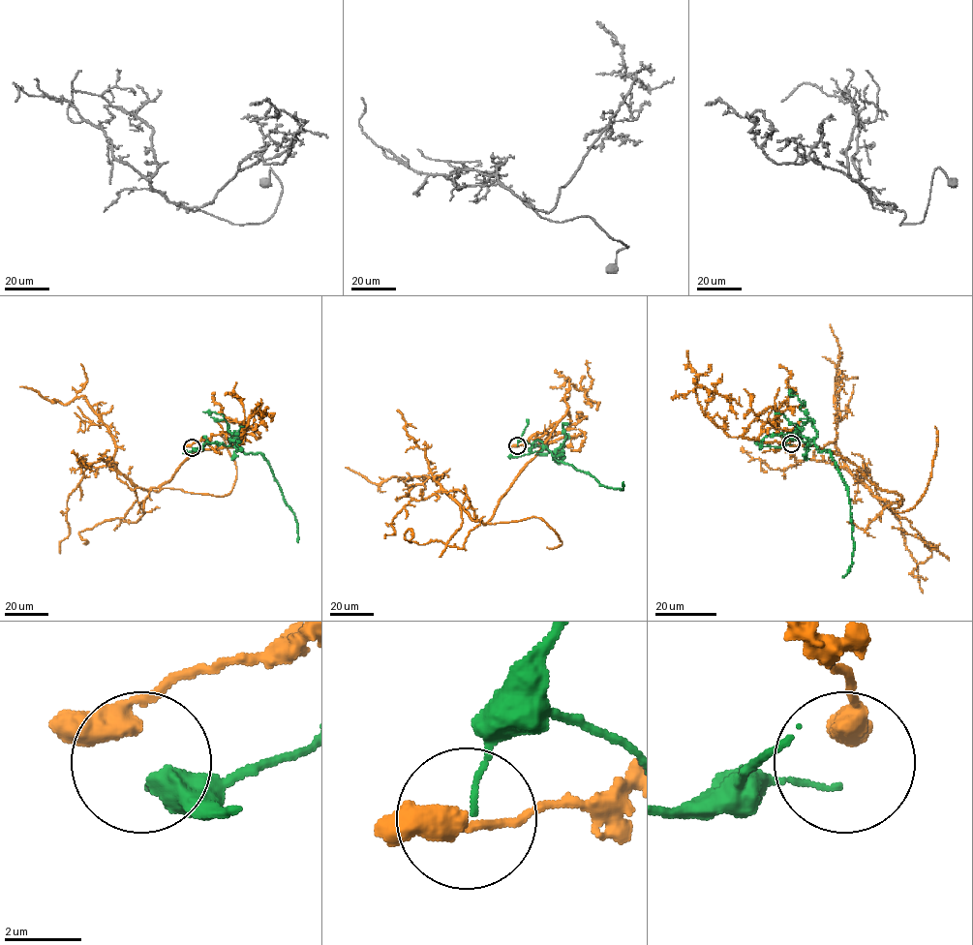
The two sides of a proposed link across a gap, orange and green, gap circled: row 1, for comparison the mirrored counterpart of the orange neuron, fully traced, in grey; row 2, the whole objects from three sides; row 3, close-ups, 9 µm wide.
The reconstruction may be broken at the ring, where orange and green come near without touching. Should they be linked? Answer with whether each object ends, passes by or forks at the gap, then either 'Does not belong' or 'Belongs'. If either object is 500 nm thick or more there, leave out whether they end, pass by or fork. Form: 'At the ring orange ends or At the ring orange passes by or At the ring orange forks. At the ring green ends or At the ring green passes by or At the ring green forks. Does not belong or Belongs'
At the ring orange passes by. At the ring green ends. Does not belong

